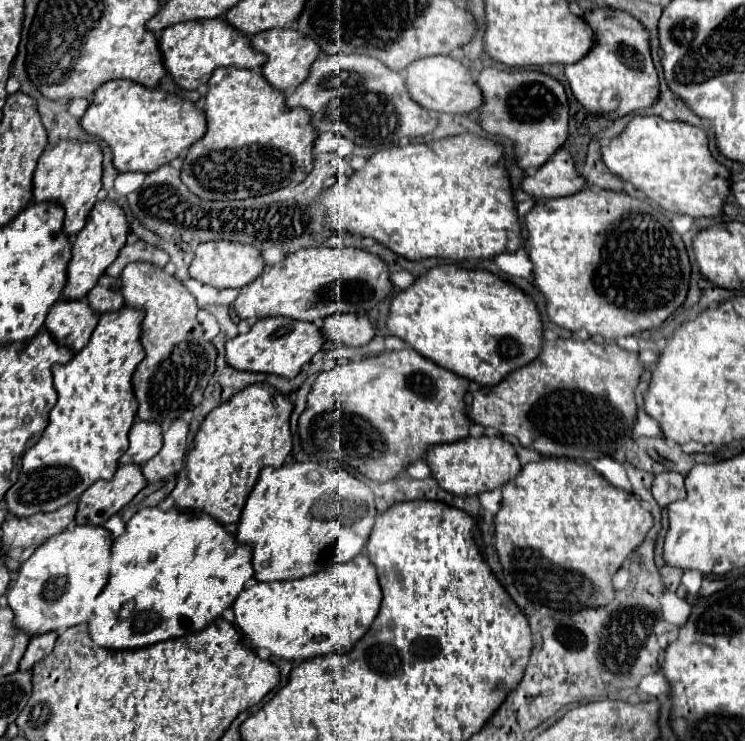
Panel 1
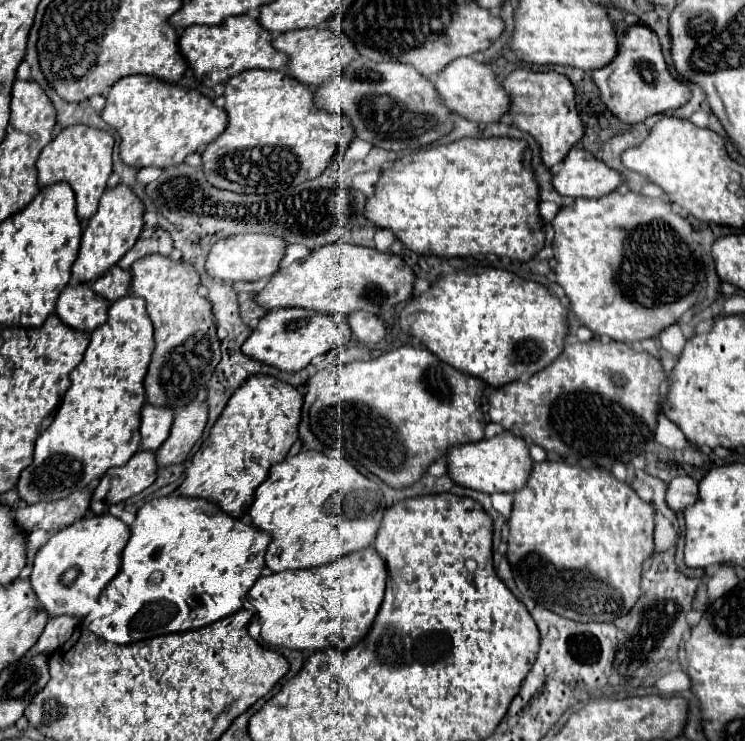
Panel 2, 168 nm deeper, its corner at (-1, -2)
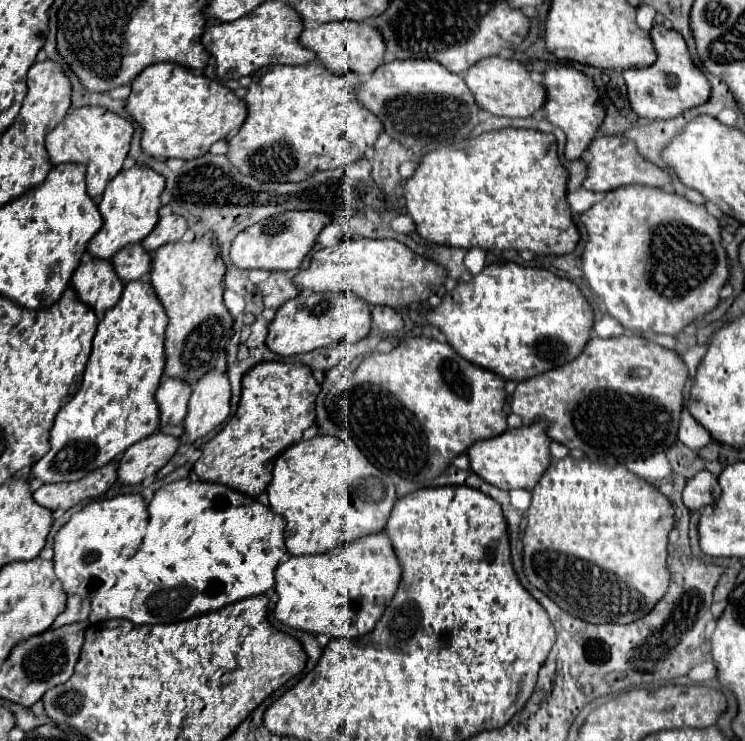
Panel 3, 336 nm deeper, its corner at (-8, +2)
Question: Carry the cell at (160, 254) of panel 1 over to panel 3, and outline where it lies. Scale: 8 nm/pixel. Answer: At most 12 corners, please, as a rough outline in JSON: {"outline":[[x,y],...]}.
{"outline":[[165,215],[141,245],[153,253],[187,231],[181,215]]}

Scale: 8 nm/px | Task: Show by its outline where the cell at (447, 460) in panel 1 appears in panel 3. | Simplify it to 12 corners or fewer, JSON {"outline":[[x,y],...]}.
{"outline":[[547,423],[507,429],[467,453],[499,489],[531,491],[551,463]]}

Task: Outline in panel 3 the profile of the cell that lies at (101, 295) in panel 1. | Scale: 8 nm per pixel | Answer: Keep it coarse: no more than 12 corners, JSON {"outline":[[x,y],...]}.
{"outline":[[141,243],[125,245],[113,257],[123,283],[151,271],[151,253]]}

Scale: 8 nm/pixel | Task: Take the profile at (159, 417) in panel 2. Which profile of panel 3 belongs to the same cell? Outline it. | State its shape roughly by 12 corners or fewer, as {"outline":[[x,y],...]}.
{"outline":[[163,377],[157,389],[161,425],[187,415],[189,383]]}

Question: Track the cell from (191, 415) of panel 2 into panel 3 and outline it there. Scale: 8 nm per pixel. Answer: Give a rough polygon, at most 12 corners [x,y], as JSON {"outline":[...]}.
{"outline":[[227,369],[193,385],[183,443],[205,437],[229,417]]}

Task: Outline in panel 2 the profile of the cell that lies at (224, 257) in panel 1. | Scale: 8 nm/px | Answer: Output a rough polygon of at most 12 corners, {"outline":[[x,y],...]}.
{"outline":[[234,235],[212,245],[204,269],[224,283],[278,271],[284,241]]}

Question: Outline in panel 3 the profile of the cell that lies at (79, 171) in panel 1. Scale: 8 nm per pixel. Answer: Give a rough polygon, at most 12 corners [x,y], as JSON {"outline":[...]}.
{"outline":[[87,105],[47,135],[51,163],[87,165],[99,199],[129,153],[133,125]]}

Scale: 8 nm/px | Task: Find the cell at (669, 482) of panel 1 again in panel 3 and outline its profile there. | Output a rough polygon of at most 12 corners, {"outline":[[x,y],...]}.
{"outline":[[701,471],[687,481],[683,503],[691,511],[715,503],[717,477]]}

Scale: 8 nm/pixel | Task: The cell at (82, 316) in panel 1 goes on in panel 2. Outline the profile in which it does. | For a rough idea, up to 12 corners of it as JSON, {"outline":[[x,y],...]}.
{"outline":[[68,285],[58,319],[84,333],[106,323],[110,303],[90,285]]}

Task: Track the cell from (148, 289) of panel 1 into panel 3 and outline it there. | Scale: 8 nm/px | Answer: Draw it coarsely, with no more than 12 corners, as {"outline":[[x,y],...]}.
{"outline":[[211,235],[153,253],[167,377],[193,383],[233,317]]}

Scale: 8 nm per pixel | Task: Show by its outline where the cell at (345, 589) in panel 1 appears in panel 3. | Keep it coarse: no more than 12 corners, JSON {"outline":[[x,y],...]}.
{"outline":[[379,531],[275,571],[275,617],[373,631],[401,581]]}

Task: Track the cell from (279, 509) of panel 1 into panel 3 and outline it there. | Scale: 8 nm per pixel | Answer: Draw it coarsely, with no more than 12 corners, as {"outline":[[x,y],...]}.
{"outline":[[303,439],[267,487],[291,555],[383,531],[393,481],[353,441]]}

